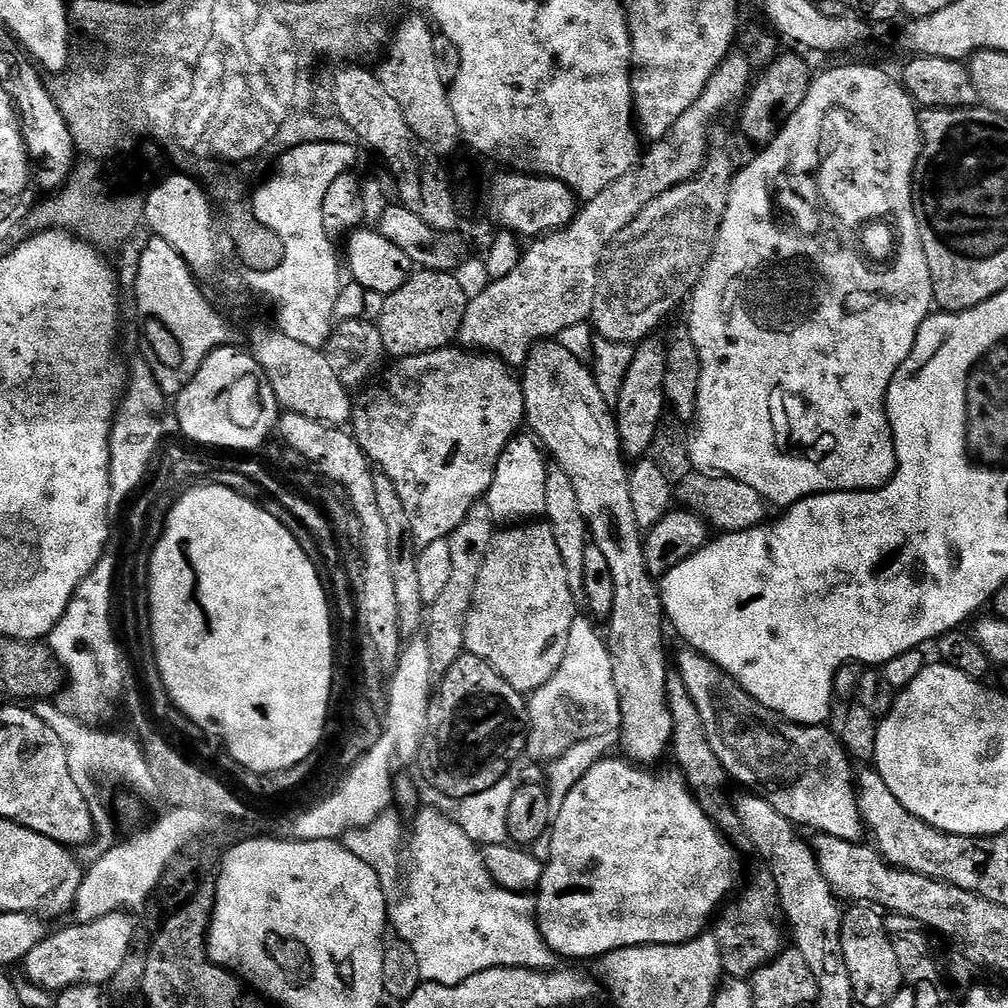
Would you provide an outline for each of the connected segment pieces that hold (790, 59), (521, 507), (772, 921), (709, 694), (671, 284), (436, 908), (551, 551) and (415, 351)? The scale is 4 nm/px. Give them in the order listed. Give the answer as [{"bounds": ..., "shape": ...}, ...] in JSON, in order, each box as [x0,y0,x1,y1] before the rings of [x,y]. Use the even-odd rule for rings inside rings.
[{"bounds":[740,52,814,146],"shape":[[[792,52],[779,56],[767,65],[769,68],[761,76],[759,73],[742,104],[744,109],[740,112],[740,132],[750,143],[760,144],[756,146],[767,146],[772,143],[785,122],[794,114],[794,110],[802,106],[814,79],[814,72],[808,69],[808,64],[802,57],[795,56]]]},{"bounds":[484,438,547,524],"shape":[[[514,438],[504,447],[503,454],[499,456],[498,466],[495,468],[494,481],[489,486],[484,500],[493,521],[498,524],[532,520],[541,517],[545,510],[547,461],[544,462],[545,457],[533,439],[520,439]]]},{"bounds":[714,870,786,978],"shape":[[[761,870],[742,892],[743,888],[735,899],[723,905],[722,911],[715,917],[714,935],[725,973],[729,977],[751,978],[758,969],[781,955],[786,944],[786,928],[782,923],[778,886],[771,872]]]},{"bounds":[674,650,866,844],"shape":[[[684,650],[680,657],[675,657],[674,664],[678,674],[694,702],[694,710],[698,710],[698,718],[702,720],[702,730],[706,730],[706,742],[710,750],[722,762],[725,772],[733,781],[741,784],[741,789],[766,798],[778,814],[782,814],[791,824],[801,829],[813,828],[813,833],[842,838],[855,844],[866,836],[864,819],[858,810],[854,770],[851,769],[850,757],[841,741],[828,726],[814,724],[792,724],[790,721],[759,704],[746,690],[737,686],[717,664],[710,662],[700,652]]]},{"bounds":[590,147,733,346],"shape":[[[713,147],[697,176],[654,198],[654,202],[646,205],[638,218],[634,218],[634,222],[622,230],[620,241],[613,243],[604,253],[594,280],[590,324],[599,339],[629,346],[649,339],[655,333],[652,331],[680,303],[683,305],[691,297],[693,288],[703,276],[704,267],[716,249],[716,239],[720,233],[720,224],[724,221],[733,175],[731,154],[724,148]]]},{"bounds":[390,807,558,986],"shape":[[[421,807],[415,813],[416,817],[412,820],[412,837],[408,840],[408,856],[412,859],[412,869],[408,872],[408,892],[404,892],[400,896],[400,901],[393,903],[390,908],[390,924],[396,927],[396,932],[401,941],[410,946],[410,950],[414,950],[414,954],[418,957],[418,970],[420,971],[421,981],[430,984],[441,984],[442,986],[458,986],[462,982],[466,982],[466,978],[470,978],[479,972],[485,972],[491,968],[530,968],[533,970],[548,970],[553,967],[554,962],[557,963],[558,957],[546,947],[540,927],[536,921],[536,901],[531,895],[522,893],[512,893],[510,890],[504,889],[491,877],[484,864],[481,856],[481,849],[466,836],[462,830],[462,826],[457,823],[450,815],[443,816],[436,808]]]},{"bounds":[464,522,578,694],"shape":[[[528,522],[523,526],[525,528],[508,526],[503,529],[505,532],[497,531],[493,535],[488,556],[484,559],[476,588],[472,592],[472,608],[468,611],[468,617],[464,623],[464,650],[467,655],[482,658],[495,672],[502,674],[502,678],[506,682],[510,682],[514,691],[521,694],[531,694],[542,686],[546,686],[546,682],[550,682],[550,678],[554,676],[558,666],[562,664],[562,658],[566,656],[566,642],[570,638],[570,626],[578,615],[578,605],[574,600],[574,595],[570,594],[569,583],[566,582],[565,567],[562,566],[562,554],[558,554],[558,542],[554,542],[552,527],[546,522]]]},{"bounds":[378,270,470,356],"shape":[[[416,270],[394,294],[384,297],[378,327],[388,356],[417,356],[447,348],[457,339],[470,296],[454,277],[452,272]]]}]

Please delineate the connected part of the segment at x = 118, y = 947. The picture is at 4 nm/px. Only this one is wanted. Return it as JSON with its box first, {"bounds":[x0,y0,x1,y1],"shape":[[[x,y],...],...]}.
{"bounds":[22,911,138,994],"shape":[[[127,911],[112,912],[97,920],[73,923],[73,928],[64,928],[53,936],[52,933],[45,935],[22,961],[22,969],[28,975],[25,976],[27,983],[49,994],[59,994],[65,988],[75,988],[77,984],[107,985],[125,959],[130,938],[138,925],[128,916],[131,915]]]}

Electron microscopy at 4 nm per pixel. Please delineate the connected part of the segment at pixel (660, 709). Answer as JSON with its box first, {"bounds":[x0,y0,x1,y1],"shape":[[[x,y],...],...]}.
{"bounds":[522,342,672,766],"shape":[[[540,342],[535,346],[536,349],[533,347],[527,353],[529,356],[524,364],[524,376],[522,372],[526,424],[527,427],[532,427],[531,435],[539,441],[543,451],[556,459],[553,460],[555,467],[561,468],[566,478],[574,482],[574,494],[578,494],[578,510],[582,510],[582,518],[586,518],[588,523],[591,543],[598,550],[602,550],[606,557],[606,566],[610,566],[610,578],[614,582],[614,602],[610,605],[606,617],[606,639],[612,655],[614,686],[620,703],[618,748],[619,751],[624,751],[621,753],[632,763],[652,766],[655,760],[663,758],[664,752],[666,756],[672,742],[672,716],[668,713],[670,656],[668,660],[664,653],[664,604],[660,600],[657,581],[648,573],[644,557],[644,536],[640,524],[634,518],[634,504],[630,502],[630,468],[626,463],[624,449],[620,447],[620,435],[613,409],[601,394],[593,369],[564,350],[557,342]]]}

